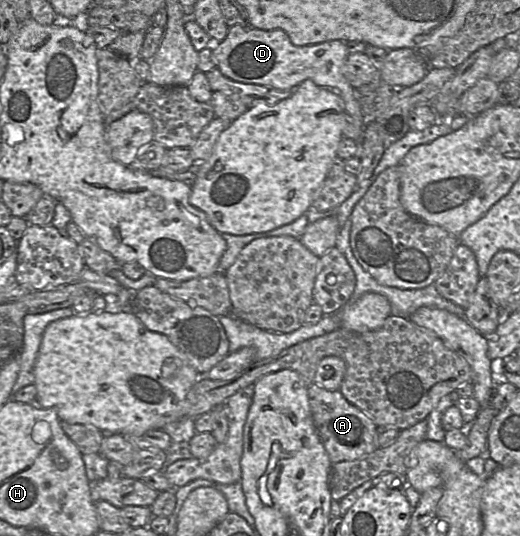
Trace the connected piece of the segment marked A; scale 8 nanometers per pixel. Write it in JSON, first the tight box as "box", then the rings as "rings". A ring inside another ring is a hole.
{"box":[308,384,379,464],"rings":[[[312,384],[308,387],[308,398],[313,422],[332,464],[363,458],[379,448],[377,425],[366,413],[349,403],[340,391],[328,391]]]}

